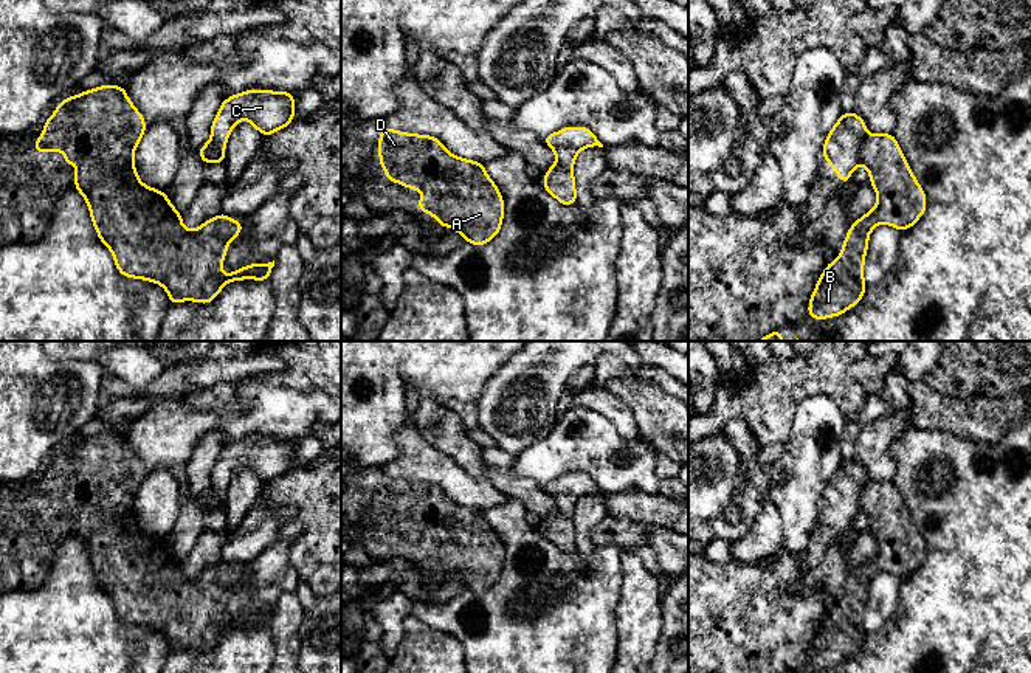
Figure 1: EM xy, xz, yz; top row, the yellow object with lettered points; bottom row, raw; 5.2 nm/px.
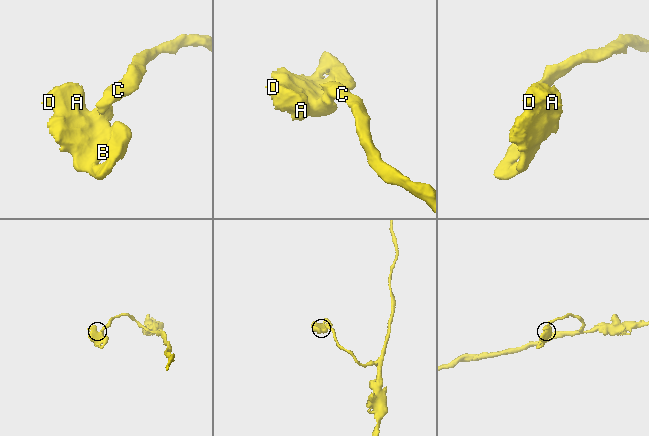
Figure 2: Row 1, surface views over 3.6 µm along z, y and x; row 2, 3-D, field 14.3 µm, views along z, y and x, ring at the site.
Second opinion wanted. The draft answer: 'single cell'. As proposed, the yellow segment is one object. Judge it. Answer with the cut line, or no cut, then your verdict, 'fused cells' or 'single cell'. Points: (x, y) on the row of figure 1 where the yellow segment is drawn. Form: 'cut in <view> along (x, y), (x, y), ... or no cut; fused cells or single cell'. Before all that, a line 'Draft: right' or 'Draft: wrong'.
Draft: wrong
cut in yz along (868, 134), (859, 148), (858, 160); fused cells

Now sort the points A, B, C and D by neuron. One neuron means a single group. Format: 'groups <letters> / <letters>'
groups A B D / C

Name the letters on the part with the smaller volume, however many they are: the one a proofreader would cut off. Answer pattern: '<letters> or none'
A, B, D

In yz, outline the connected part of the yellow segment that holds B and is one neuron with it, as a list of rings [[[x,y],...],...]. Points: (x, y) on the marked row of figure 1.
[[[893,133],[868,135],[859,147],[859,161],[870,172],[878,205],[851,225],[840,256],[822,273],[808,307],[809,316],[817,321],[839,316],[862,299],[867,288],[862,270],[871,230],[887,223],[904,231],[926,211],[926,194]]]

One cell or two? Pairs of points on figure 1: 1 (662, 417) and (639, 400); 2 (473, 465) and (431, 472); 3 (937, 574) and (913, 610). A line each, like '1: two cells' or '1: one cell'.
1: one cell
2: two cells
3: one cell

